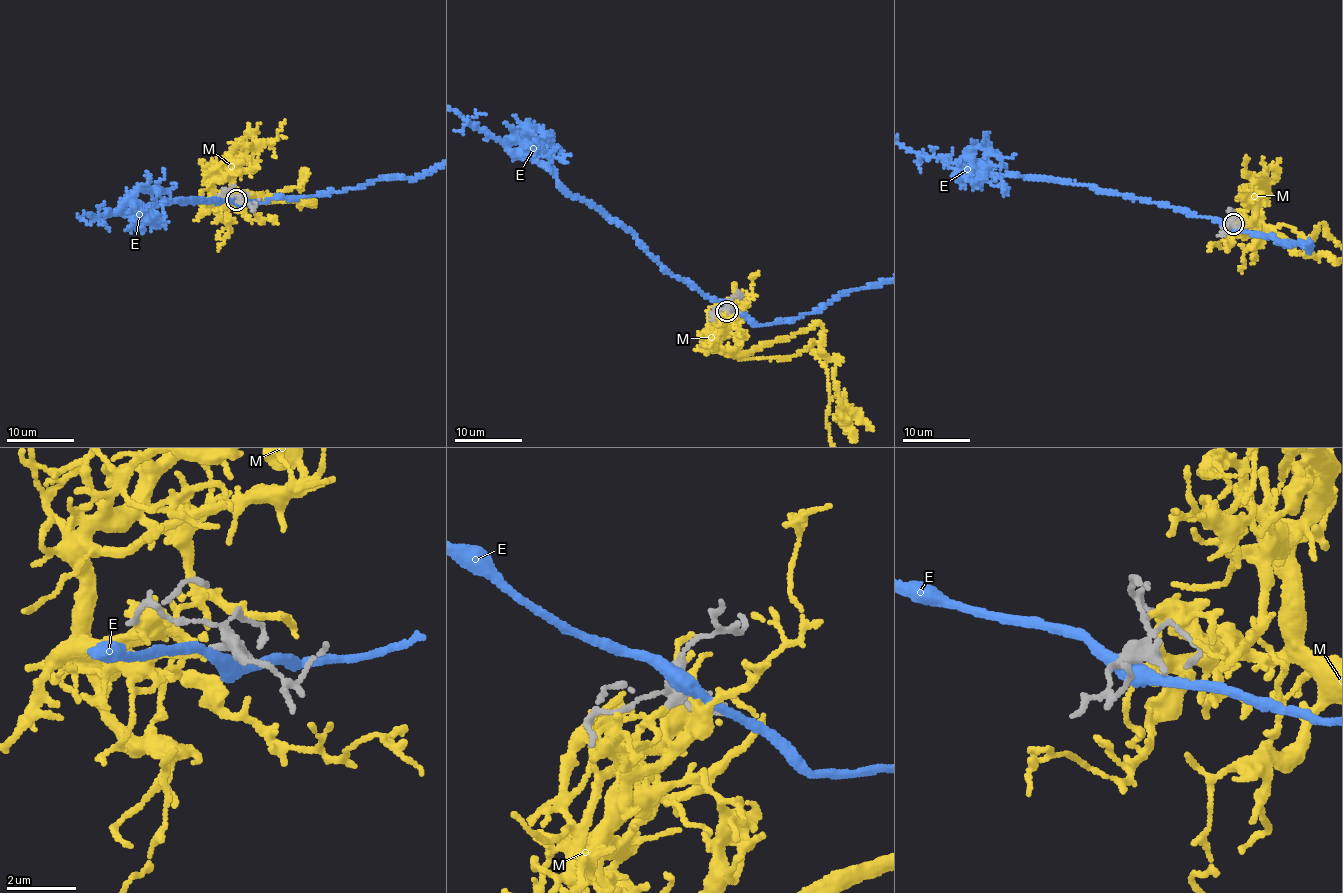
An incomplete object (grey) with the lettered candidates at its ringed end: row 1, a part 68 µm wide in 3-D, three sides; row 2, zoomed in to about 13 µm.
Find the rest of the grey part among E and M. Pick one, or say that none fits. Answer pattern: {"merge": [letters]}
{"merge": ["M"]}

